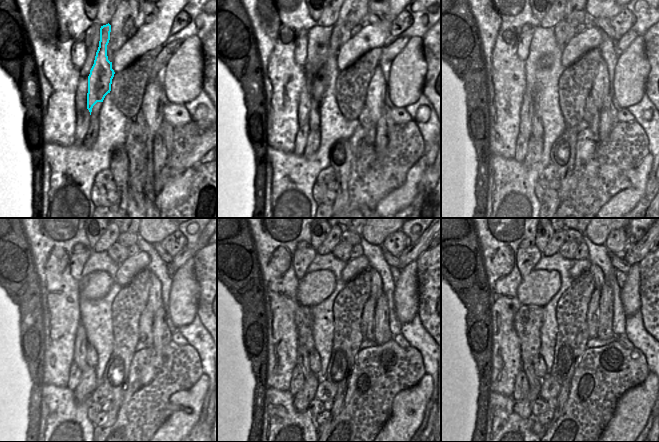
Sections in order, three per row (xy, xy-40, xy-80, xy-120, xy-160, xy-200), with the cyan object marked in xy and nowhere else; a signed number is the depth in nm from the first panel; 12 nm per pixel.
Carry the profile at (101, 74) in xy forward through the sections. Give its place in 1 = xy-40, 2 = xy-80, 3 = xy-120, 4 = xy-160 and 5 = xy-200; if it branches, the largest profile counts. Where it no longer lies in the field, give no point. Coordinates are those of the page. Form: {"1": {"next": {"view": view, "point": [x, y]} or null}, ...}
{"1": {"next": {"view": "xy-40", "point": [319, 86]}}, "2": {"next": {"view": "xy-80", "point": [537, 127]}}, "3": {"next": {"view": "xy-120", "point": [91, 357]}}, "4": {"next": {"view": "xy-160", "point": [315, 365]}}, "5": {"next": {"view": "xy-200", "point": [540, 367]}}}

